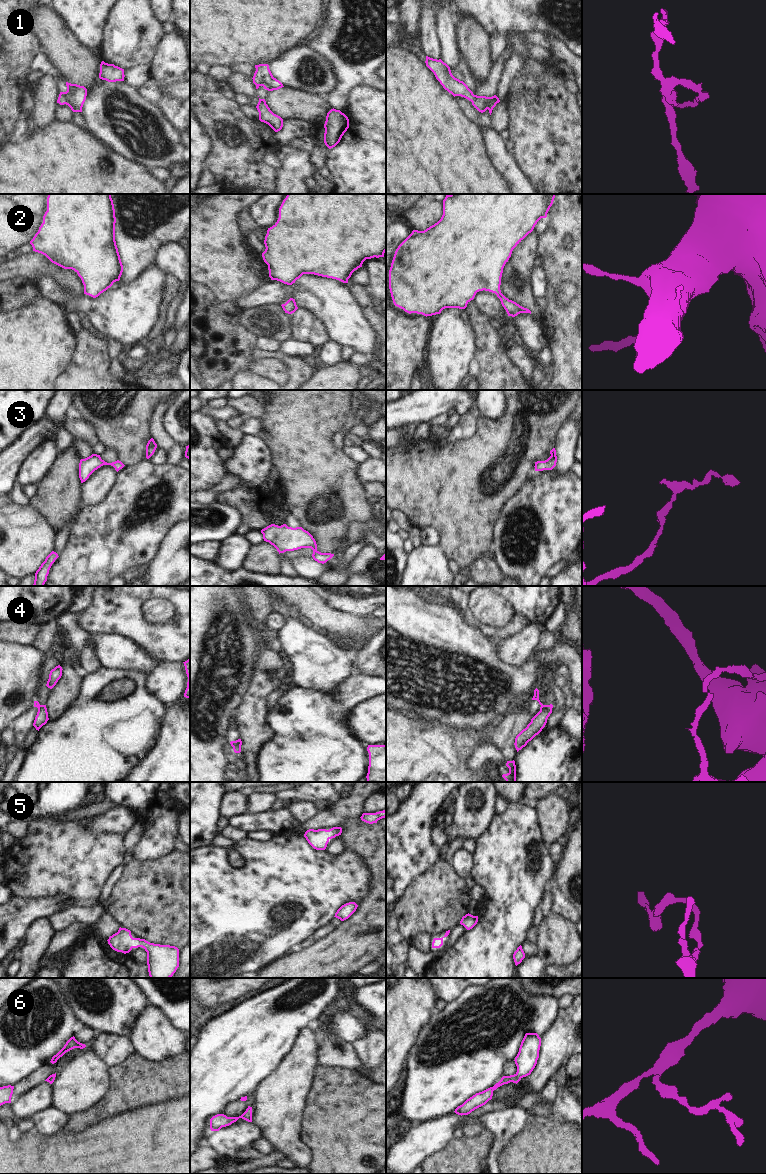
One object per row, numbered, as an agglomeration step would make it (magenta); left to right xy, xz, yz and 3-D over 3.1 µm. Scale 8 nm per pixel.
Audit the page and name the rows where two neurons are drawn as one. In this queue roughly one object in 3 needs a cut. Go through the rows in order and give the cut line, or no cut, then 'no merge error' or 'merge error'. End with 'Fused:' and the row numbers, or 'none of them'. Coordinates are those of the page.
1: no cut; no merge error
2: no cut; no merge error
3: no cut; no merge error
4: cut in xz along (235, 741), (232, 746); merge error
5: no cut; no merge error
6: no cut; no merge error
Fused: 4

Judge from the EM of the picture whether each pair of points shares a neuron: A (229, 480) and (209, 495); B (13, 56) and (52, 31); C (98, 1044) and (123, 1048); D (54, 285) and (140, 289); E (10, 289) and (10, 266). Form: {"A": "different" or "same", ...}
{"A": "same", "B": "different", "C": "same", "D": "same", "E": "different"}

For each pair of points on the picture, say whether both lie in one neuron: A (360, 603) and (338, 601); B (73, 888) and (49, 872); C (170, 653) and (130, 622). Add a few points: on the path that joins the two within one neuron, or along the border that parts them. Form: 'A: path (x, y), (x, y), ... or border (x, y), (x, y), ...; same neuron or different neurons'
A: path (355, 603), (343, 601); same neuron
B: path (67, 882), (55, 872); same neuron
C: path (160, 643), (140, 628); same neuron

